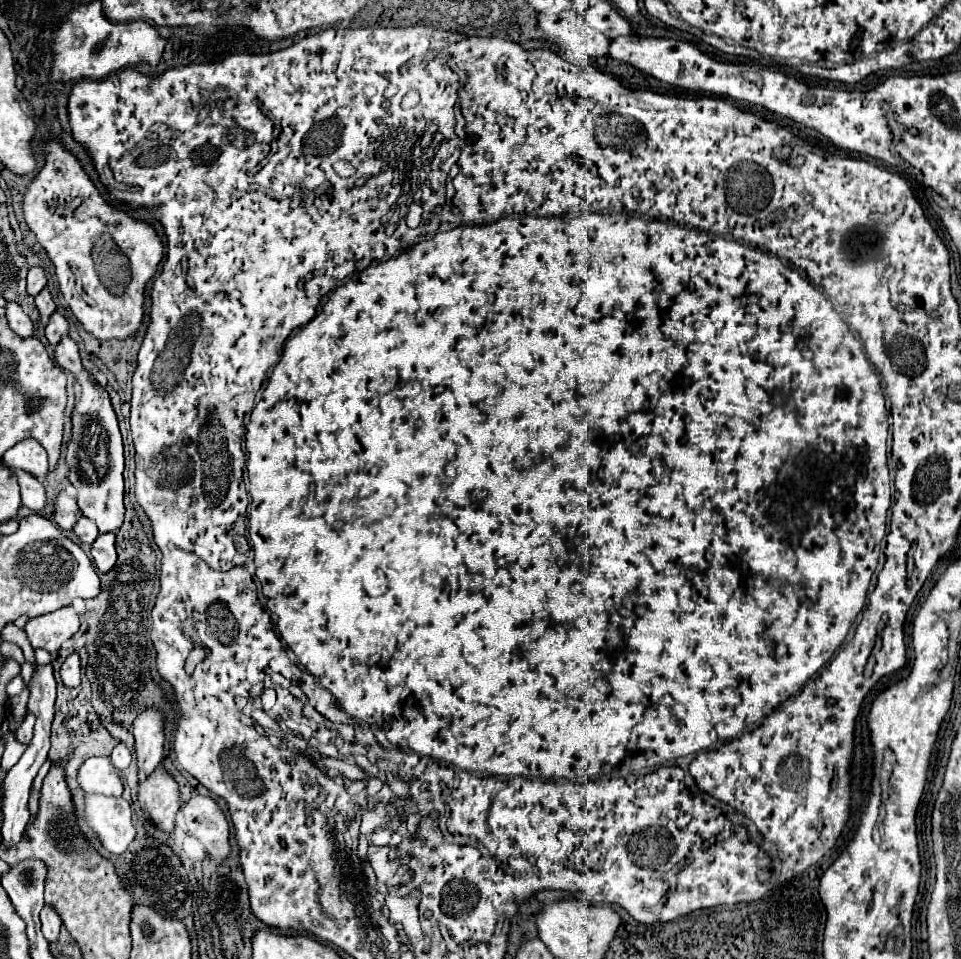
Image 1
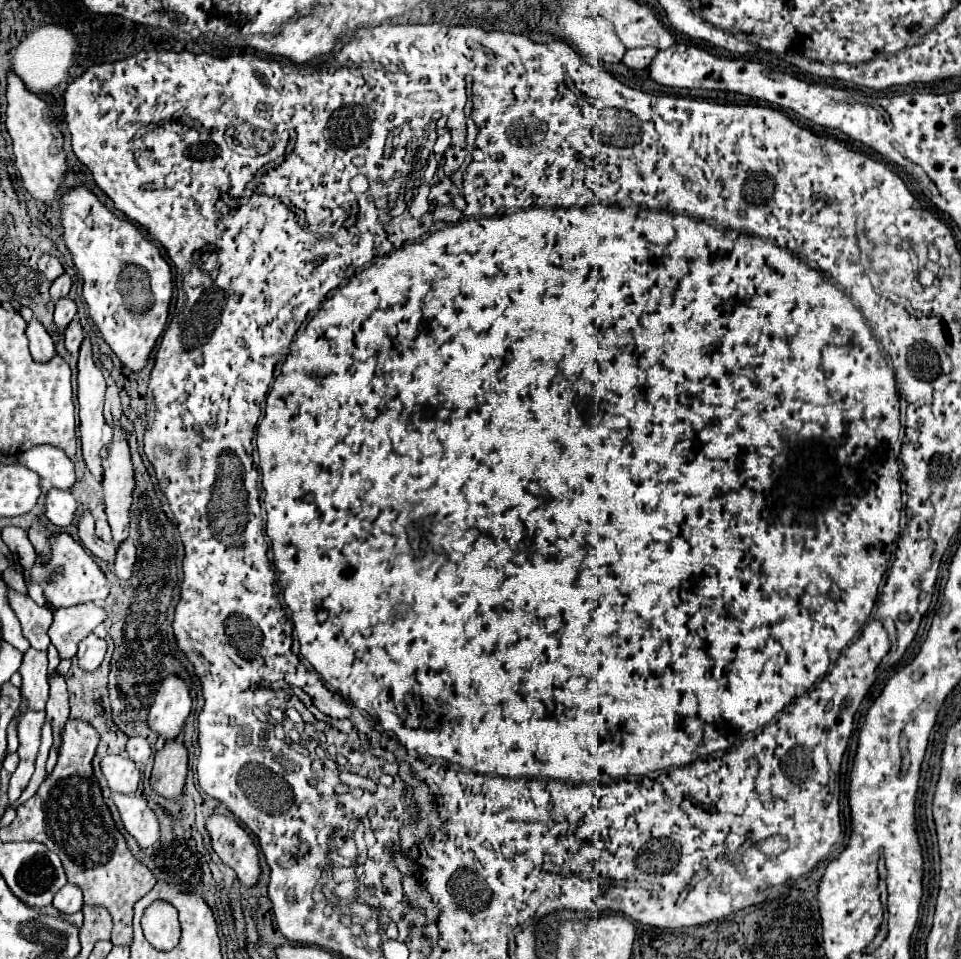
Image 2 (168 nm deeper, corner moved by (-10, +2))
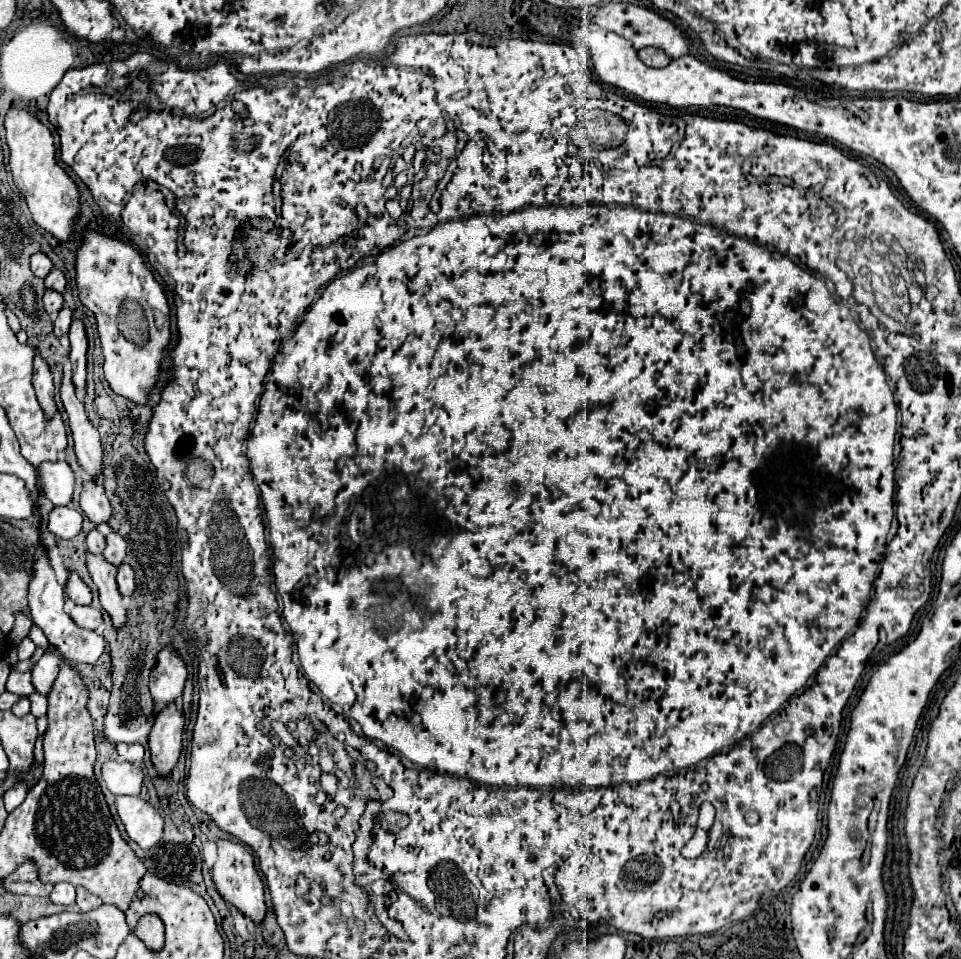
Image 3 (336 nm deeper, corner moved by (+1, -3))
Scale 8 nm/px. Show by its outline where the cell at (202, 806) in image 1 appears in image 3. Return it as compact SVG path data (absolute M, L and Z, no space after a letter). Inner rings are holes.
M218 840L218 860L212 868L212 878L216 882L218 892L240 912L250 916L254 922L262 922L266 914L266 904L264 904L264 884L254 868L254 858L252 854L238 842L232 840Z

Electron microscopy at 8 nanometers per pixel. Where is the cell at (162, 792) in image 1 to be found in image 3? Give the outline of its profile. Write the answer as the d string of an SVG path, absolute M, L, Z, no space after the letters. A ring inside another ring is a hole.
M176 704L160 710L156 714L154 726L148 734L148 748L150 760L158 772L158 776L168 776L174 766L178 764L182 752L182 730L184 730L184 716Z

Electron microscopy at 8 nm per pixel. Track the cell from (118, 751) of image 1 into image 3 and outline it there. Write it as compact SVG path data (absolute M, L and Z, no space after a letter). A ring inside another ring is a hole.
M116 744L118 756L126 762L142 762L144 748L140 744Z

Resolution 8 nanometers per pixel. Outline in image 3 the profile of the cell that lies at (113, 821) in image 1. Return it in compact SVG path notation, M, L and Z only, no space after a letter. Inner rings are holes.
M116 796L116 810L126 834L142 850L150 850L162 838L164 820L150 802L138 796Z

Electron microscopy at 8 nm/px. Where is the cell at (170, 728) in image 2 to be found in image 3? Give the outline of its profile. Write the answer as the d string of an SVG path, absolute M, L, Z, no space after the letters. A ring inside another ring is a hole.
M164 648L150 674L150 694L156 712L182 696L186 676L186 666L180 656L172 648Z

